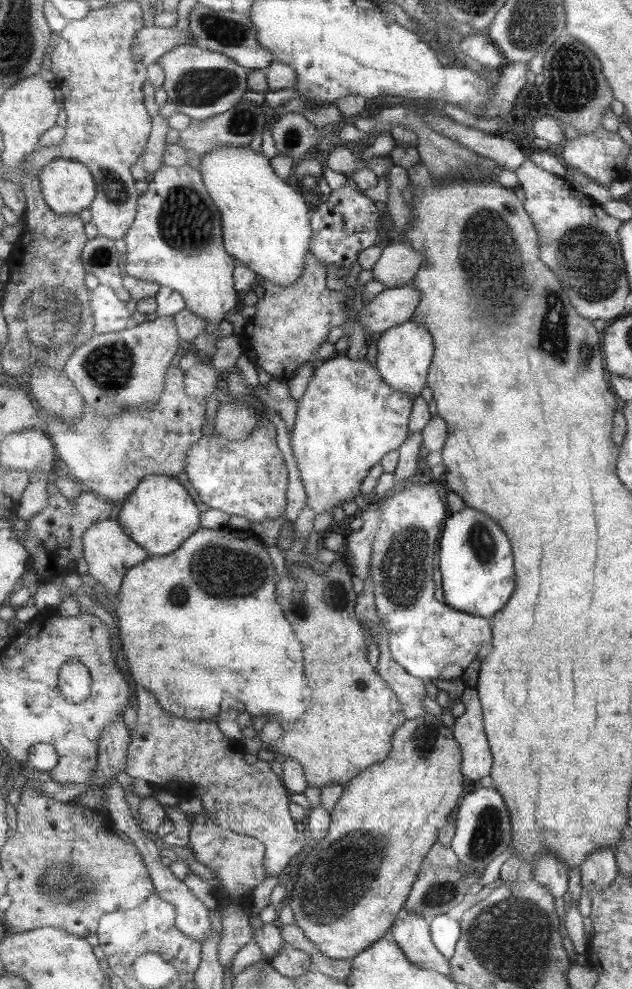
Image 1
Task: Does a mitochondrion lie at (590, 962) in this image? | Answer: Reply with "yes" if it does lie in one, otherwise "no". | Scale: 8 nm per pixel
no

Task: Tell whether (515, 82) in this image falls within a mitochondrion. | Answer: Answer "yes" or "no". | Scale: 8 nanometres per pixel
no

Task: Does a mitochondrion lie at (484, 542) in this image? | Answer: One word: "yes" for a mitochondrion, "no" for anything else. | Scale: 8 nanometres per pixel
yes

